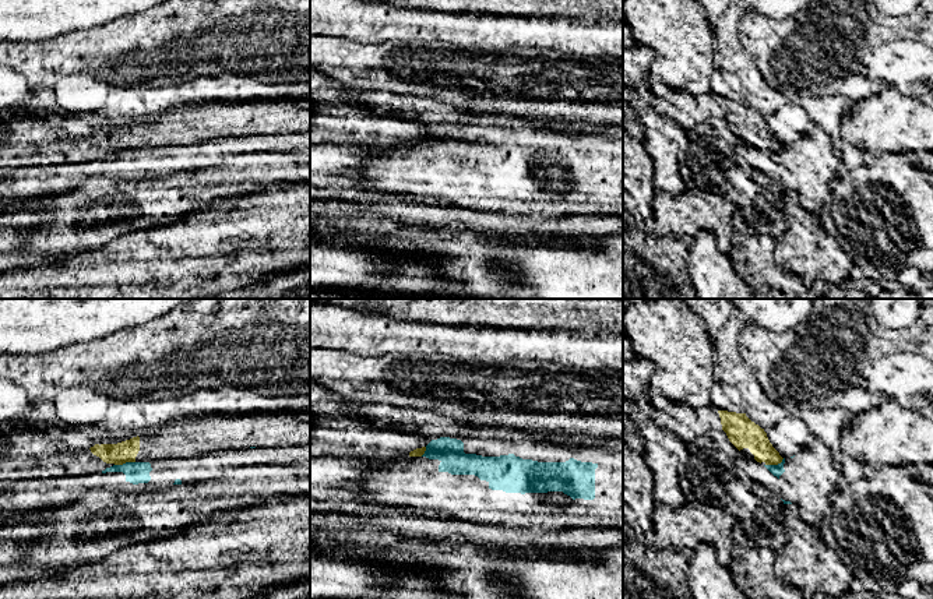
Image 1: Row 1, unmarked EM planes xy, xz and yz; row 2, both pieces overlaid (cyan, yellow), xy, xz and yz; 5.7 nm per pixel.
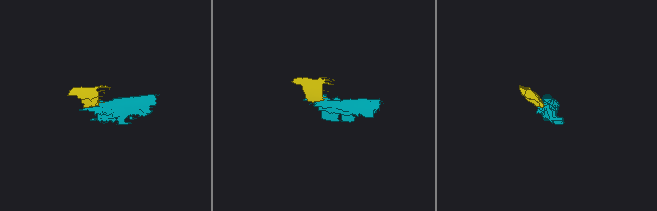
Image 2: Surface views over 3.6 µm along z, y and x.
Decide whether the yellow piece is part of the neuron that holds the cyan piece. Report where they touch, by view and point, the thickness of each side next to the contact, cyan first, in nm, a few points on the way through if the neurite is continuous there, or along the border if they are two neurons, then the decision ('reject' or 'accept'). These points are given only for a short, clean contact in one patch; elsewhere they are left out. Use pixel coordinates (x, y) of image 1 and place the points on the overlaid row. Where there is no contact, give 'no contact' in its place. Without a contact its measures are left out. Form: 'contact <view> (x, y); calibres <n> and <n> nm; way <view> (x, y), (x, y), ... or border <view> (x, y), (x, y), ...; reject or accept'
contact xy (126, 462); calibres 130 and 130 nm; border xy (134, 461), (115, 465); reject

